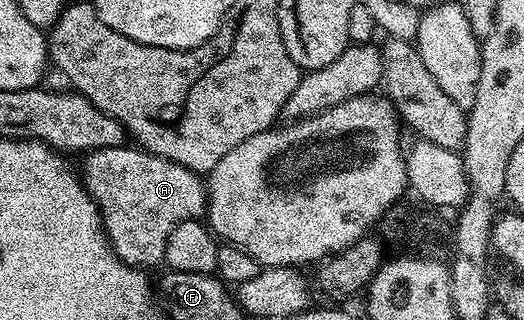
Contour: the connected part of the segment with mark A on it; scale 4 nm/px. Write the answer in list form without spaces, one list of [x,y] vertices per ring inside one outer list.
[[[116,145],[110,149],[97,149],[94,153],[88,154],[84,158],[85,170],[80,170],[79,176],[85,182],[85,189],[93,196],[93,201],[97,204],[97,210],[101,213],[101,225],[105,229],[106,235],[109,236],[109,246],[115,251],[115,255],[123,263],[132,265],[134,267],[146,267],[145,265],[161,265],[165,260],[165,248],[167,247],[167,239],[171,235],[171,231],[179,223],[184,221],[196,221],[204,218],[207,213],[207,185],[203,180],[202,174],[193,173],[187,167],[183,167],[179,163],[171,163],[167,159],[163,159],[154,153],[146,153],[140,147],[132,147],[129,149],[125,145]]]

